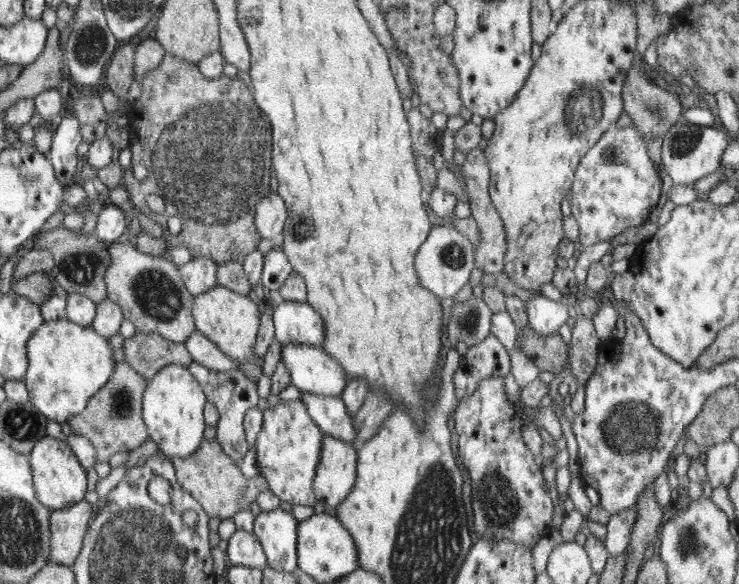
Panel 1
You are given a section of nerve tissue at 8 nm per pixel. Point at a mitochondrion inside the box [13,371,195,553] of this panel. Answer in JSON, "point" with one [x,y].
{"point":[120,406]}

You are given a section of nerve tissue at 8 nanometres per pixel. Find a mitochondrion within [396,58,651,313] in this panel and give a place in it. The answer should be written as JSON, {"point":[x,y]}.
{"point":[585,106]}

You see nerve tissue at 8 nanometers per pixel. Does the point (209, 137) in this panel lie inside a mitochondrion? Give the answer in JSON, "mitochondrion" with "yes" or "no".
{"mitochondrion":"yes"}

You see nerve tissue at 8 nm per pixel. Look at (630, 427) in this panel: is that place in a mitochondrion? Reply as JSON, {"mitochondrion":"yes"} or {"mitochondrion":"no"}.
{"mitochondrion":"yes"}

